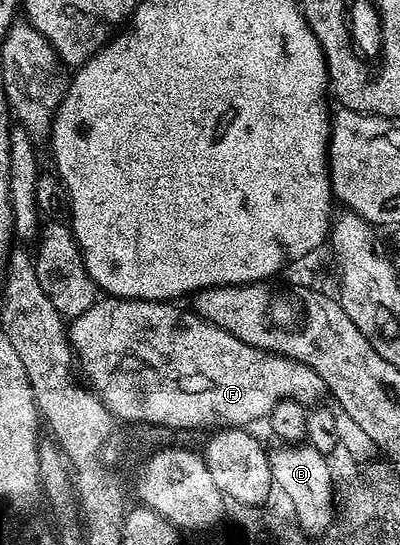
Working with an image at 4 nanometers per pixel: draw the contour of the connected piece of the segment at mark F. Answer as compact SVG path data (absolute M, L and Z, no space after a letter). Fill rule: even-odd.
M110 296L100 297L89 308L89 312L81 312L81 316L70 319L69 337L71 339L71 349L74 350L77 359L77 366L80 371L82 369L87 373L86 381L89 383L90 389L98 394L99 399L105 404L105 408L109 413L114 414L116 419L122 420L124 423L133 422L150 422L153 425L163 425L170 431L177 430L203 430L206 429L211 422L230 422L233 428L250 427L250 422L255 422L258 418L266 419L280 405L282 398L288 398L291 402L300 402L306 408L314 407L316 404L322 403L327 394L327 386L321 380L321 376L317 376L317 372L313 372L313 368L309 368L305 364L295 362L291 358L283 358L280 354L271 354L267 350L258 350L249 344L245 344L241 340L237 340L237 336L233 336L229 332L225 332L219 326L215 326L211 322L204 321L203 318L196 316L194 313L186 314L183 310L178 310L178 305L171 302L141 302L136 298L113 298Z

